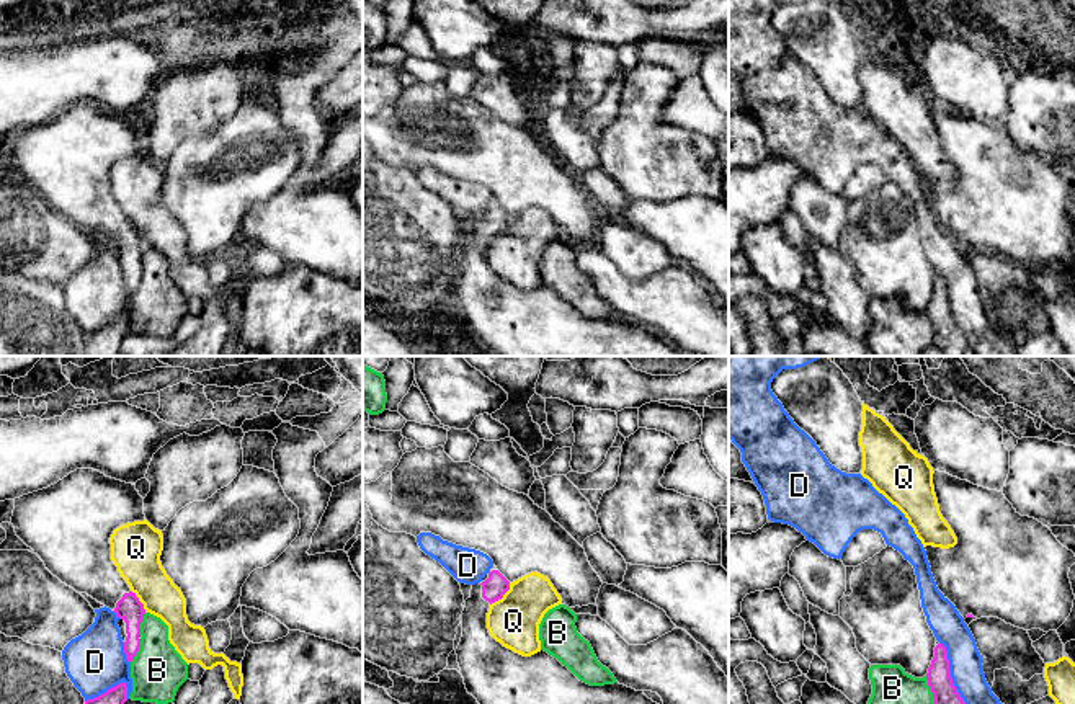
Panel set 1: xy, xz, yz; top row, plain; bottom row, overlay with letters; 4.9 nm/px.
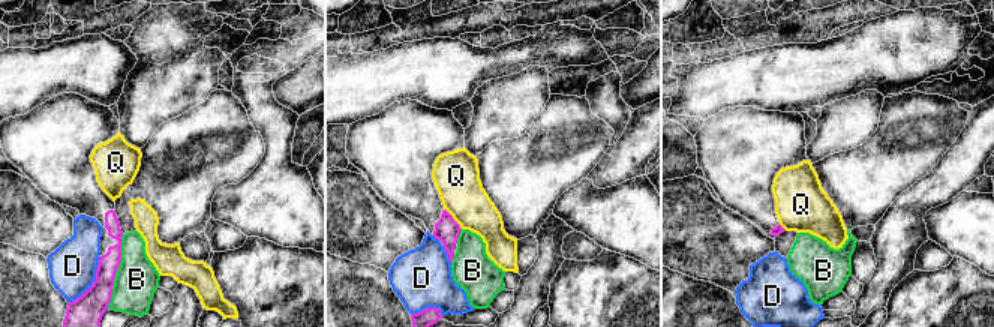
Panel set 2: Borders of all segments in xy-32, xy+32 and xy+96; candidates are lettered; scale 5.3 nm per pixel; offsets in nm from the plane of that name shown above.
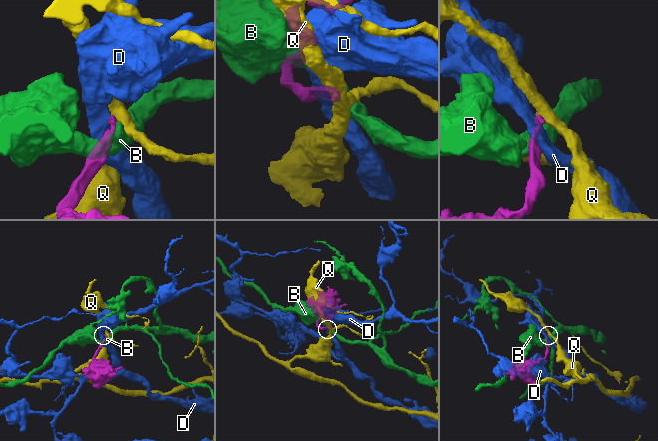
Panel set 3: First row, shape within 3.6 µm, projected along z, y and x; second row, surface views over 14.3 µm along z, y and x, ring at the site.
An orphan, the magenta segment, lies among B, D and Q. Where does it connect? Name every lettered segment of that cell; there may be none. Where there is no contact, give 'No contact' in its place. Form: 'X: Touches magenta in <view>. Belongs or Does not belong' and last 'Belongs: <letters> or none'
B: Touches magenta in yz. Does not belong
D: Touches magenta in yz. Does not belong
Q: Touches magenta in xz. Does not belong
Belongs: none

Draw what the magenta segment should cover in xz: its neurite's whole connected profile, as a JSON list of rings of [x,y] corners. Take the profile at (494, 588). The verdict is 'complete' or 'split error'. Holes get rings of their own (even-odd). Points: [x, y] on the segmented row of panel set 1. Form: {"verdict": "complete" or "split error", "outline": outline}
{"verdict": "split error", "outline": [[[492,570],[480,583],[472,585],[462,611],[462,637],[456,655],[466,689],[479,704],[657,704],[644,691],[619,683],[590,686],[544,650],[523,657],[497,642],[487,629],[487,613],[508,590],[510,581]]]}

